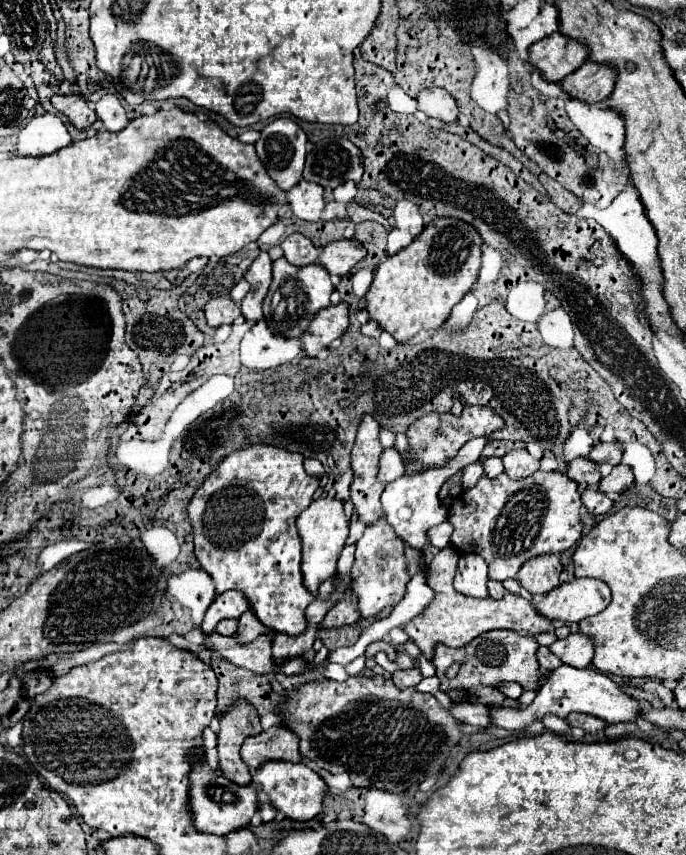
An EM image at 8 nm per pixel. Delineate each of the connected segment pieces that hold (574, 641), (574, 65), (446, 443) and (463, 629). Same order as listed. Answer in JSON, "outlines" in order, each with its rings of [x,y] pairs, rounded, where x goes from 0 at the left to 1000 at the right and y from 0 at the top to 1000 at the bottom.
{"outlines":[[[[829,742],[821,749],[812,749],[809,753],[800,756],[800,760],[821,774],[838,781],[856,781],[864,772],[867,765],[867,756],[864,756],[864,746],[859,746],[856,742]]],[[[812,37],[774,54],[771,73],[803,96],[818,96],[859,68],[859,54]]],[[[678,475],[672,487],[663,487],[657,482],[652,484],[620,484],[596,503],[590,505],[596,515],[596,538],[590,540],[590,554],[608,554],[622,547],[637,547],[637,545],[652,545],[672,522],[692,512],[692,510],[707,510],[730,503],[736,498],[736,491],[713,475]]],[[[657,639],[646,641],[631,653],[631,657],[622,664],[625,667],[622,683],[634,690],[634,702],[611,720],[605,720],[599,727],[593,727],[587,735],[596,742],[596,746],[605,749],[605,753],[614,758],[614,763],[625,772],[631,770],[631,756],[640,751],[649,756],[678,756],[690,746],[695,746],[698,742],[713,739],[713,737],[724,737],[724,735],[736,735],[736,737],[748,737],[748,739],[759,739],[759,742],[774,742],[774,744],[809,737],[806,725],[783,718],[774,702],[765,702],[757,695],[739,692],[730,702],[722,702],[716,697],[710,697],[704,702],[690,702],[684,697],[669,695],[660,688],[660,671],[666,667],[666,655],[669,655],[669,648]]]]}

